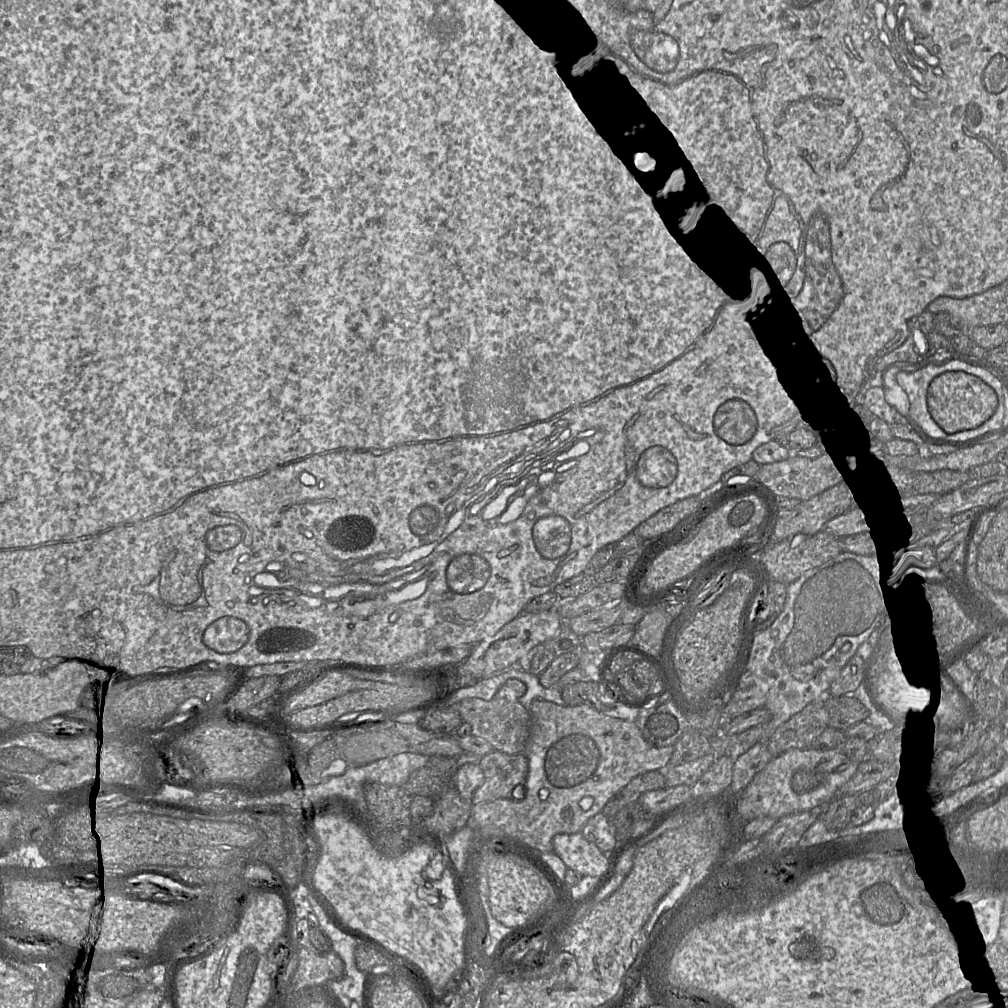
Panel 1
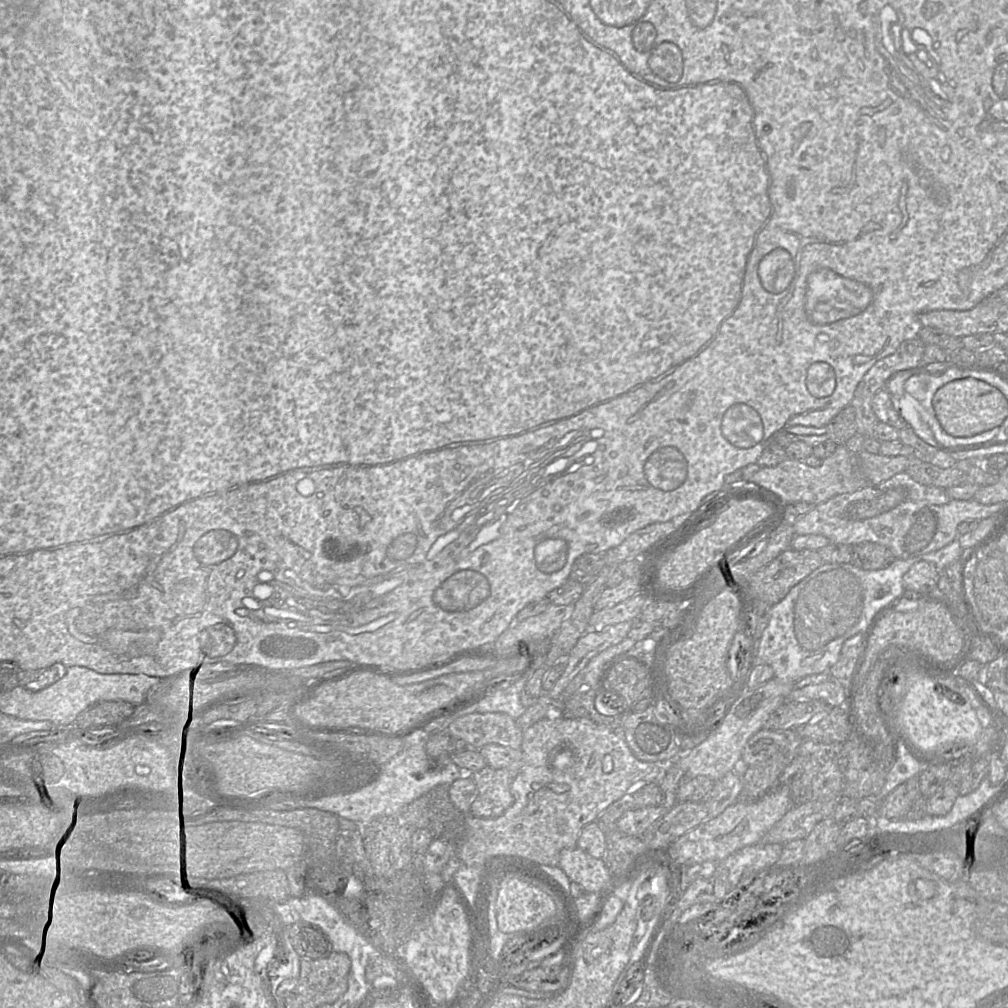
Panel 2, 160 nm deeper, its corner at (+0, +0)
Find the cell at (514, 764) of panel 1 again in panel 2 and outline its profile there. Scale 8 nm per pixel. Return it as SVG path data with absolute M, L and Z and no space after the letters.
M485 766L472 774L477 797L471 805L470 815L478 818L497 818L513 803L512 773L505 769Z

